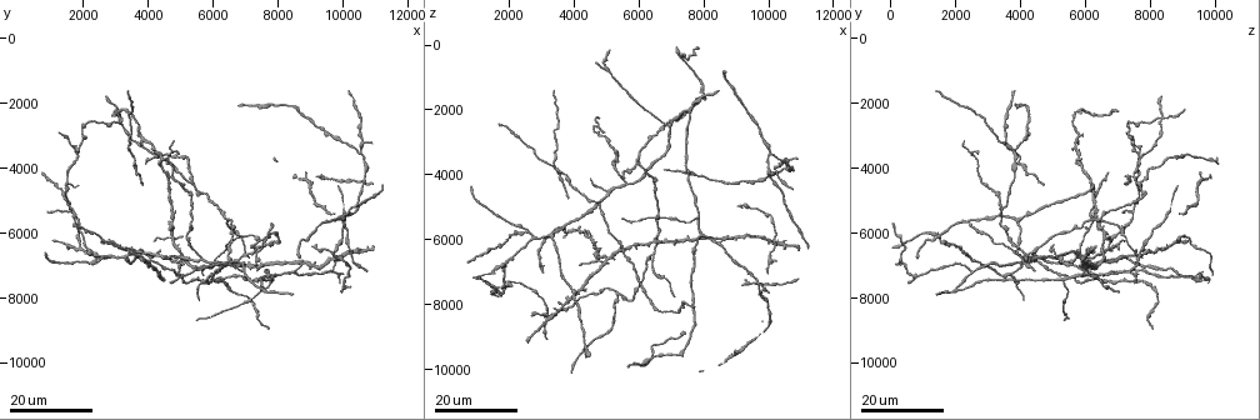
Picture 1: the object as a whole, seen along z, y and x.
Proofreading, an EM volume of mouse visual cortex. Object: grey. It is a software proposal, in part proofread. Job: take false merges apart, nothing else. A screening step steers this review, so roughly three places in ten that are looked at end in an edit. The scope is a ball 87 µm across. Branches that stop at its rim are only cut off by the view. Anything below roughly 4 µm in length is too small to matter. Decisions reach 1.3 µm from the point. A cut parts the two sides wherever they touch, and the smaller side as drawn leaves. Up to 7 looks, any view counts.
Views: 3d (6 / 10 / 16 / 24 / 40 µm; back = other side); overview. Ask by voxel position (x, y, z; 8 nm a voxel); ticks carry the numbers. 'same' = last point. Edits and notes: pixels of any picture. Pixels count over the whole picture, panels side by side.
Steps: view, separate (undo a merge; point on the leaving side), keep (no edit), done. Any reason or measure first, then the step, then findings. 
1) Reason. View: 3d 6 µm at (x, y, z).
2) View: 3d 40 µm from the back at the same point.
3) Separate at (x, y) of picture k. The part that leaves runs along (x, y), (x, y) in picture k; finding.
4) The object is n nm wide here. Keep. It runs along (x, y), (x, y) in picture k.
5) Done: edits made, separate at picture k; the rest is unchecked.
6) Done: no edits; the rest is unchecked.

Three-way junction. View: 3d 24 µm at (6400, 5600, 6500).

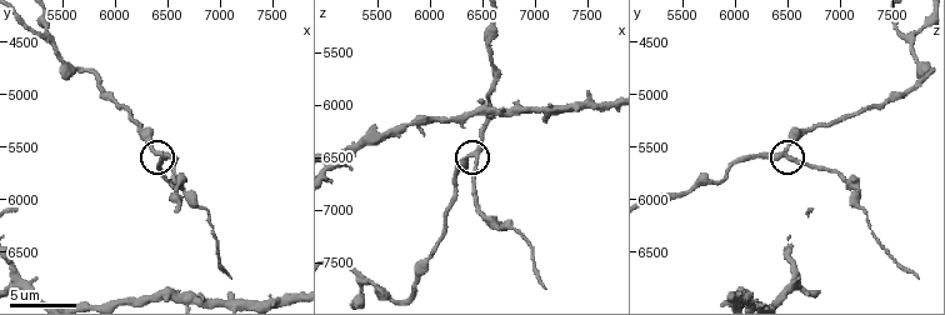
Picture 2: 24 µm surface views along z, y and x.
Zoom in. View: 3d 6 µm at (6440, 5620, 6520).

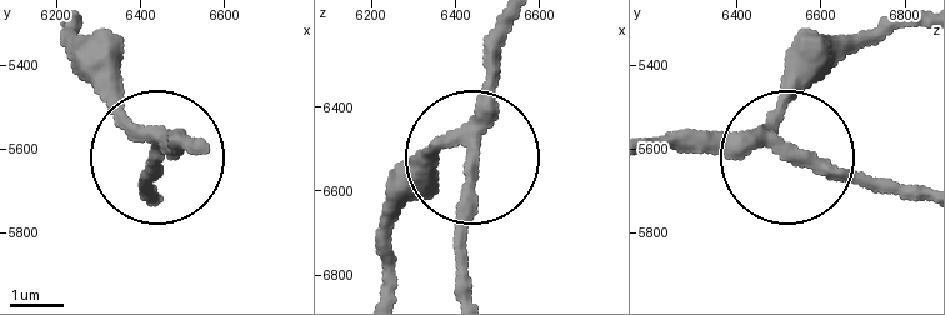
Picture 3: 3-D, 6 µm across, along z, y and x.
3 arms meet here. Keep. It runs along (65, 23), (78, 68), (159, 163), (145, 189) in picture 3; one neuron here.

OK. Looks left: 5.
Three arms meet. View: 3d 24 µm at (7900, 7500, 5400).

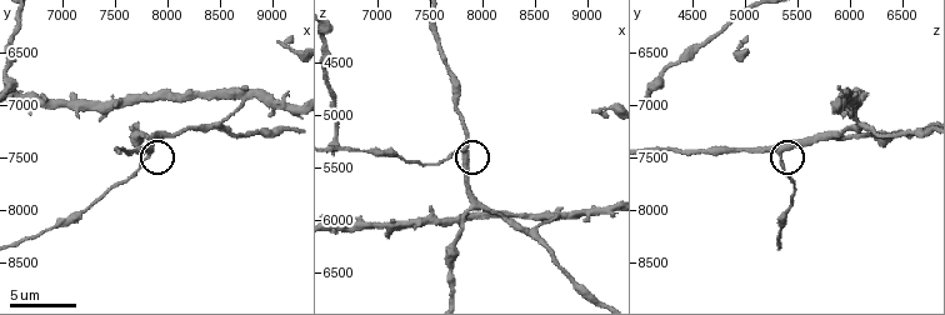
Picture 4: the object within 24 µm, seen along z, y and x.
Closer look. View: 3d 10 µm at (7840, 7420, 5360).

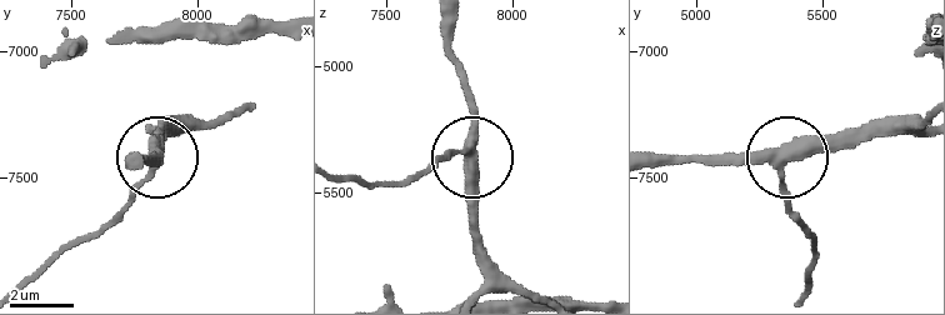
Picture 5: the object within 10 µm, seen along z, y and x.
The side arm is 24 µm long. Keep. It runs along (654, 158), (781, 160), (786, 206), (808, 236) in picture 5; continuous, no second neuron.

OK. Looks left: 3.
Thin arm on a thick one. View: 3d 16 µm at (5600, 6800, 4300).

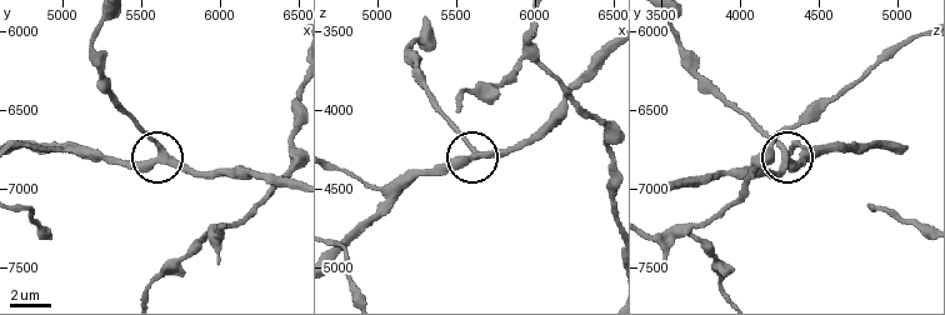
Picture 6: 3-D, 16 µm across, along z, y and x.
View: 3d 6 µm at (5620, 6760, 4280).

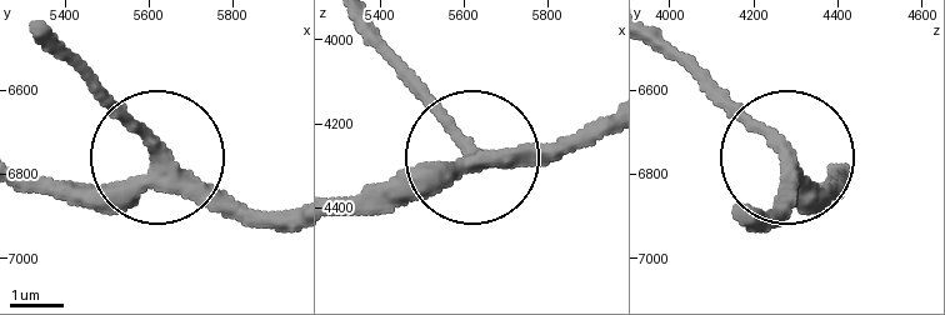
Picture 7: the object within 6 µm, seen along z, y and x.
The object is 280 nm wide here. Keep. Continuous, no second neuron.

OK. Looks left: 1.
Done: no edits; the rest is unchecked.

